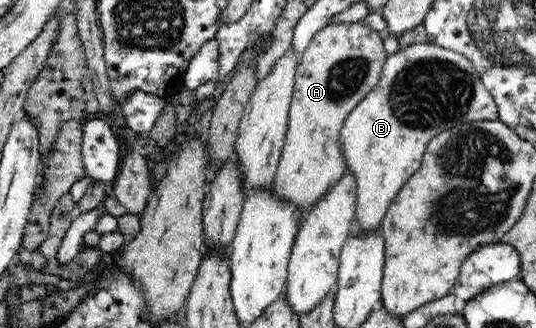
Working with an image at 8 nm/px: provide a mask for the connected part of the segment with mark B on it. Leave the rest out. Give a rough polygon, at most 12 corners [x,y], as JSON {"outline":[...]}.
{"outline":[[465,55],[387,56],[340,130],[356,224],[381,229],[434,136],[497,121]]}

